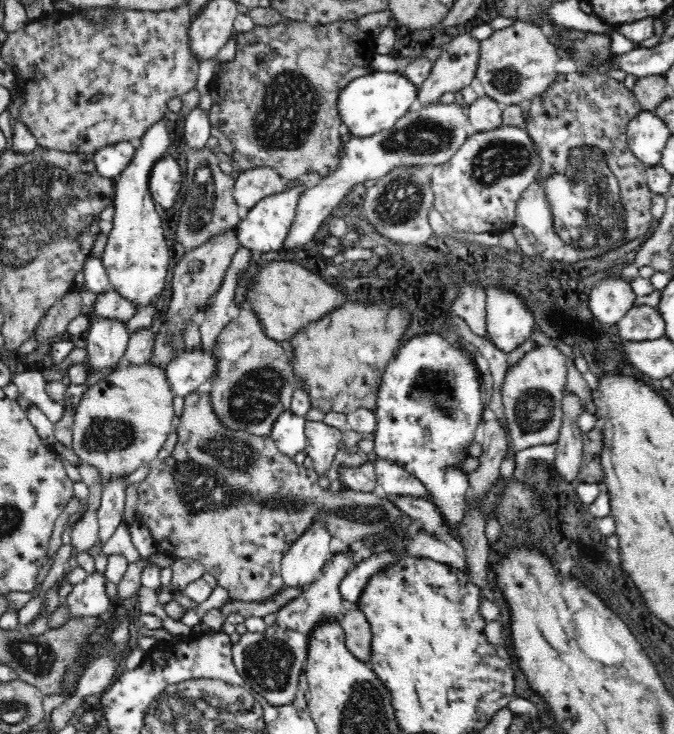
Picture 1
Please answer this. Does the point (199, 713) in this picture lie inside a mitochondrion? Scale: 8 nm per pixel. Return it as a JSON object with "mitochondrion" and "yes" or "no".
{"mitochondrion":"yes"}

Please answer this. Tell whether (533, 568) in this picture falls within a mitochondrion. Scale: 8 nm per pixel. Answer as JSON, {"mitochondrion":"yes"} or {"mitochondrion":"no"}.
{"mitochondrion":"no"}

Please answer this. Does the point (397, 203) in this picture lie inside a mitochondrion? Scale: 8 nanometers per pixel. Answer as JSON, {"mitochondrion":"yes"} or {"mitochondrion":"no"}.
{"mitochondrion":"yes"}

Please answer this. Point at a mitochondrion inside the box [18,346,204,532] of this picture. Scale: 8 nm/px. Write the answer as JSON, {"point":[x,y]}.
{"point":[104,436]}

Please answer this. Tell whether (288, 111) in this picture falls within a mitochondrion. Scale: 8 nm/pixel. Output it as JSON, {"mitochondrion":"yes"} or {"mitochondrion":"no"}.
{"mitochondrion":"yes"}

